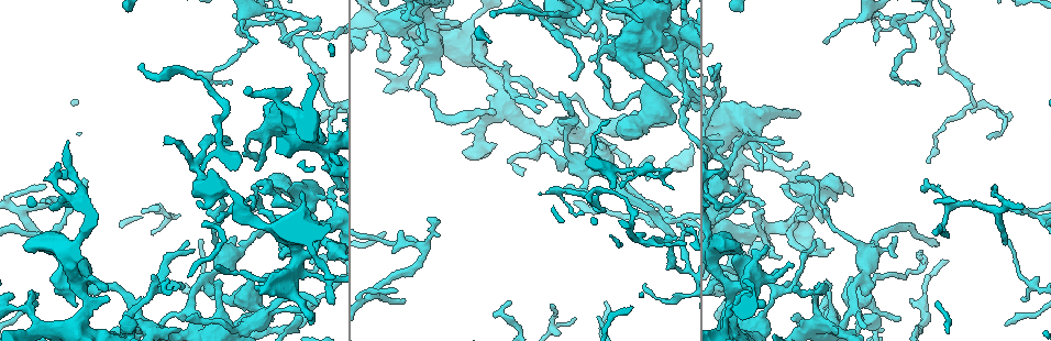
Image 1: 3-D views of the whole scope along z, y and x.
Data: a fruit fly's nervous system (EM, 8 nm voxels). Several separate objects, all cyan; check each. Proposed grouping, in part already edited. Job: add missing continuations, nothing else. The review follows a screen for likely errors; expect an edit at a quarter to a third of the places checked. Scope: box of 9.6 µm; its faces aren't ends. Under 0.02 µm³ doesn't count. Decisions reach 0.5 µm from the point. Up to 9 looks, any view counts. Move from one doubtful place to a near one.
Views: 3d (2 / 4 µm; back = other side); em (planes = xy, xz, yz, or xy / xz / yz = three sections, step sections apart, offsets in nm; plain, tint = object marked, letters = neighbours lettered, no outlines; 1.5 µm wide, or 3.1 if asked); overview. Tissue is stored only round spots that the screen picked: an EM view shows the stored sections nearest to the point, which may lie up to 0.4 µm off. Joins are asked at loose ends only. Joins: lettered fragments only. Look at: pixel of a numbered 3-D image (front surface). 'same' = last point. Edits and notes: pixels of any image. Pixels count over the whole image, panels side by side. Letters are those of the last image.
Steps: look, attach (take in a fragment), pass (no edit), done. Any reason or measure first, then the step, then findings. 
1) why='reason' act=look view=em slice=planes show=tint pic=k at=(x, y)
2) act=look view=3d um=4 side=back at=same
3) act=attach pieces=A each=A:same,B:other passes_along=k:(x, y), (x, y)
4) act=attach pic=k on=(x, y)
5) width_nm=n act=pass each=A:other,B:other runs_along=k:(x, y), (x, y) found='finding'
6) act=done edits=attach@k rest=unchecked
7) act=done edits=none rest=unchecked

why='thick end' act=look view=3d um=2 pic=1 at=(676, 47)

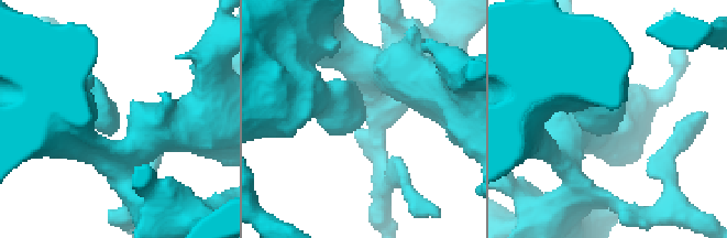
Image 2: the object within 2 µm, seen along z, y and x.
act=look view=em slice=yz step=8 show=tint pic=2 at=(610, 133)

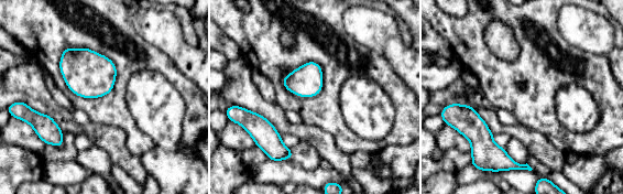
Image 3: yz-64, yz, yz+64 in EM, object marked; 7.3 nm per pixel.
act=look view=em slice=planes show=letters at=same

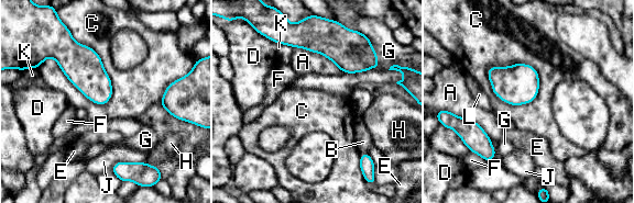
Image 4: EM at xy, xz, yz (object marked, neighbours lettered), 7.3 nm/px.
width_nm=200 act=pass each=A:other,B:other,C:other,D:other,E:other,F:other,G:other,H:other,J:other,K:other,L:other border=4:(37, 67), (113, 92) found='none of them fits'

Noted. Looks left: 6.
why='free end' act=look view=3d um=2 pic=1 at=(896, 237)

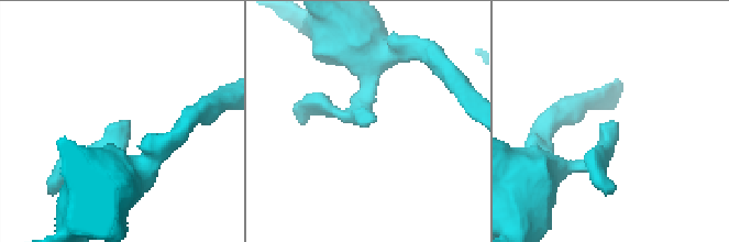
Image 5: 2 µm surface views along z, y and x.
act=look view=em slice=planes show=tint pic=5 at=(612, 121)

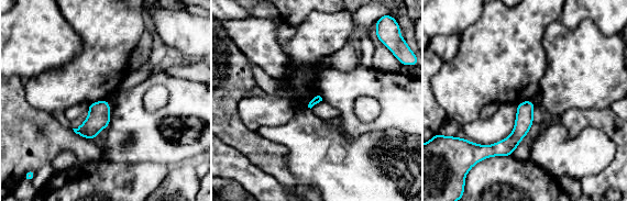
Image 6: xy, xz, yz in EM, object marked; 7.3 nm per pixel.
why='see the neighbours' act=look view=em slice=planes show=letters at=same

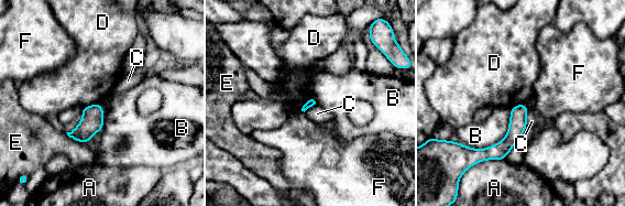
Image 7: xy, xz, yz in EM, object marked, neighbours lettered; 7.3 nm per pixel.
act=pass each=A:other,B:other,C:other,D:other,E:other,F:other border=7:(524, 104), (527, 108), (527, 126) found='no lettered fragment goes on from it'

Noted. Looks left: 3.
act=look view=em slice=xy step=8 show=tint pic=1 at=(402, 40)

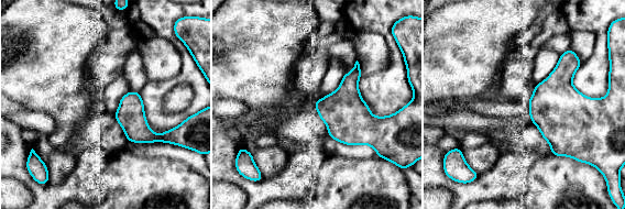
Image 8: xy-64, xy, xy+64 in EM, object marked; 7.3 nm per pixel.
act=look view=em slice=planes show=letters at=same

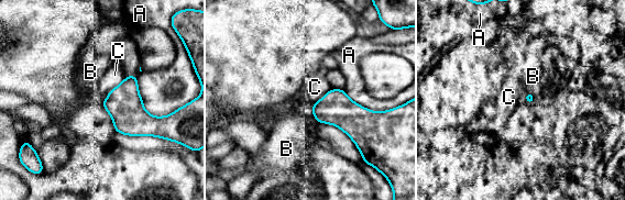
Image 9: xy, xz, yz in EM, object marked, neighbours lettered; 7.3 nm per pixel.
act=pass each=A:other,B:other,C:other found='no lettered fragment goes on from it'

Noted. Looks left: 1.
why='thin end' act=look view=em slice=planes show=letters pic=1 at=(610, 86)

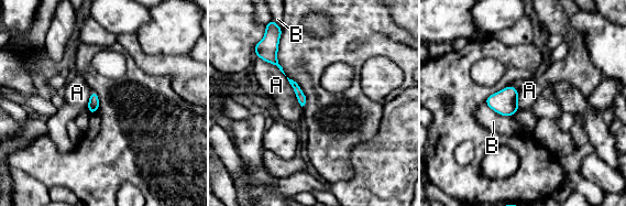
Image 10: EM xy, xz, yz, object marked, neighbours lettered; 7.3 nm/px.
act=pass each=A:other,B:other runs_along=10:(273, 53), (273, 60), (303, 100) found='none of them fits'

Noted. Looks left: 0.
act=done edits=none rest=unchecked

